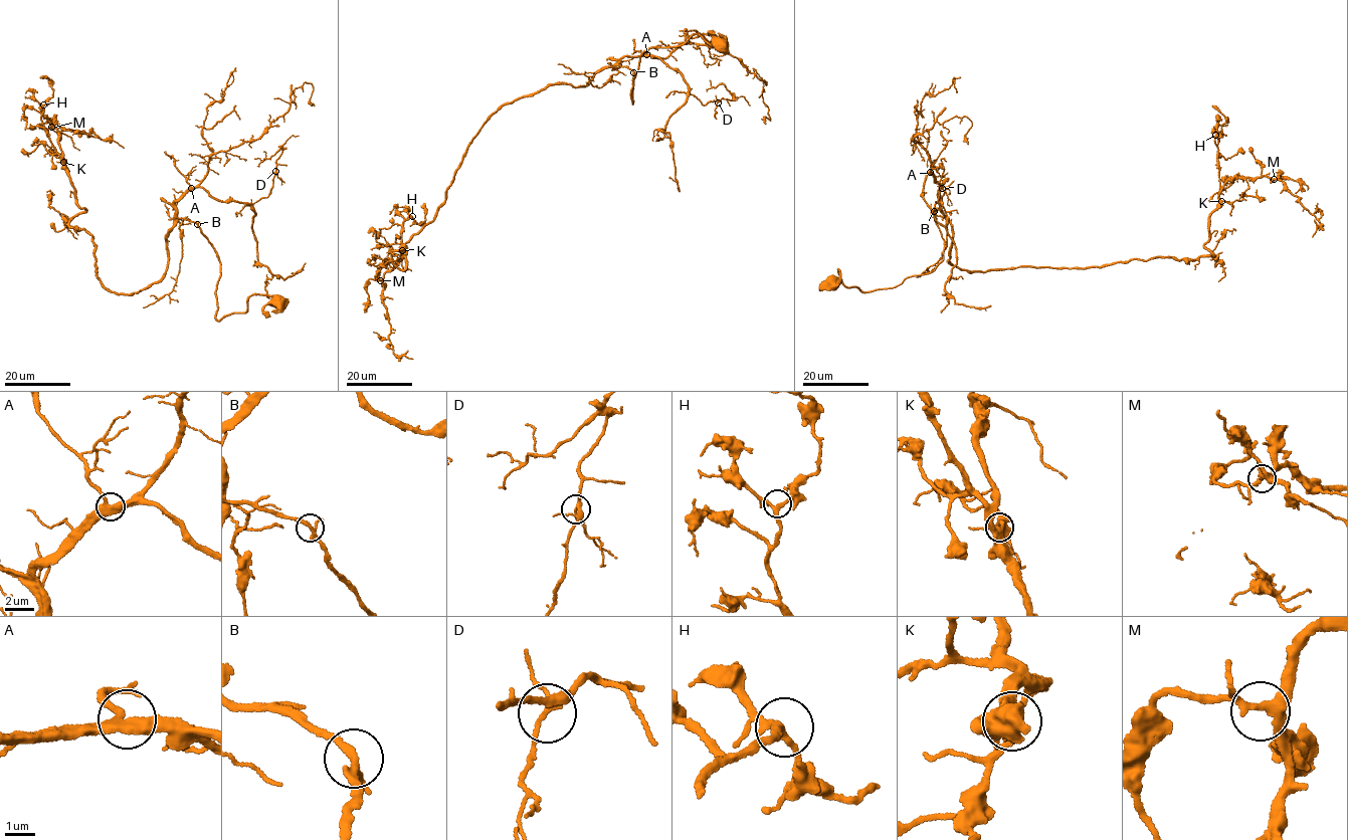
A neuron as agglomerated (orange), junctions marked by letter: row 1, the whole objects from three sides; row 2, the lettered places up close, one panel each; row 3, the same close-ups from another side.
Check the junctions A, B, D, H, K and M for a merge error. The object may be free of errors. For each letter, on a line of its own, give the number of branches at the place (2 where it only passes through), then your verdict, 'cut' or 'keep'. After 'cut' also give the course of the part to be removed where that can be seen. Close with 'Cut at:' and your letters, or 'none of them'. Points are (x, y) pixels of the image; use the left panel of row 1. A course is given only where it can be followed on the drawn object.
A: 3 | keep
B: 3 | keep
D: 3 | keep
H: 3 | keep
K: 3 | keep
M: 3 | keep
Cut at: none of them

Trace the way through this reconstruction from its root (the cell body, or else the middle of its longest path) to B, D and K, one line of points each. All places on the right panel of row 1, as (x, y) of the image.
B: (830, 279), (841, 275), (838, 269), (842, 283), (864, 291), (929, 273), (942, 259), (944, 246), (933, 211)
D: (830, 279), (838, 269), (864, 291), (929, 273), (944, 241), (926, 175), (934, 210), (942, 188)
K: (830, 279), (838, 269), (864, 291), (929, 273), (939, 200), (948, 260), (972, 271), (1211, 256), (1221, 201)

